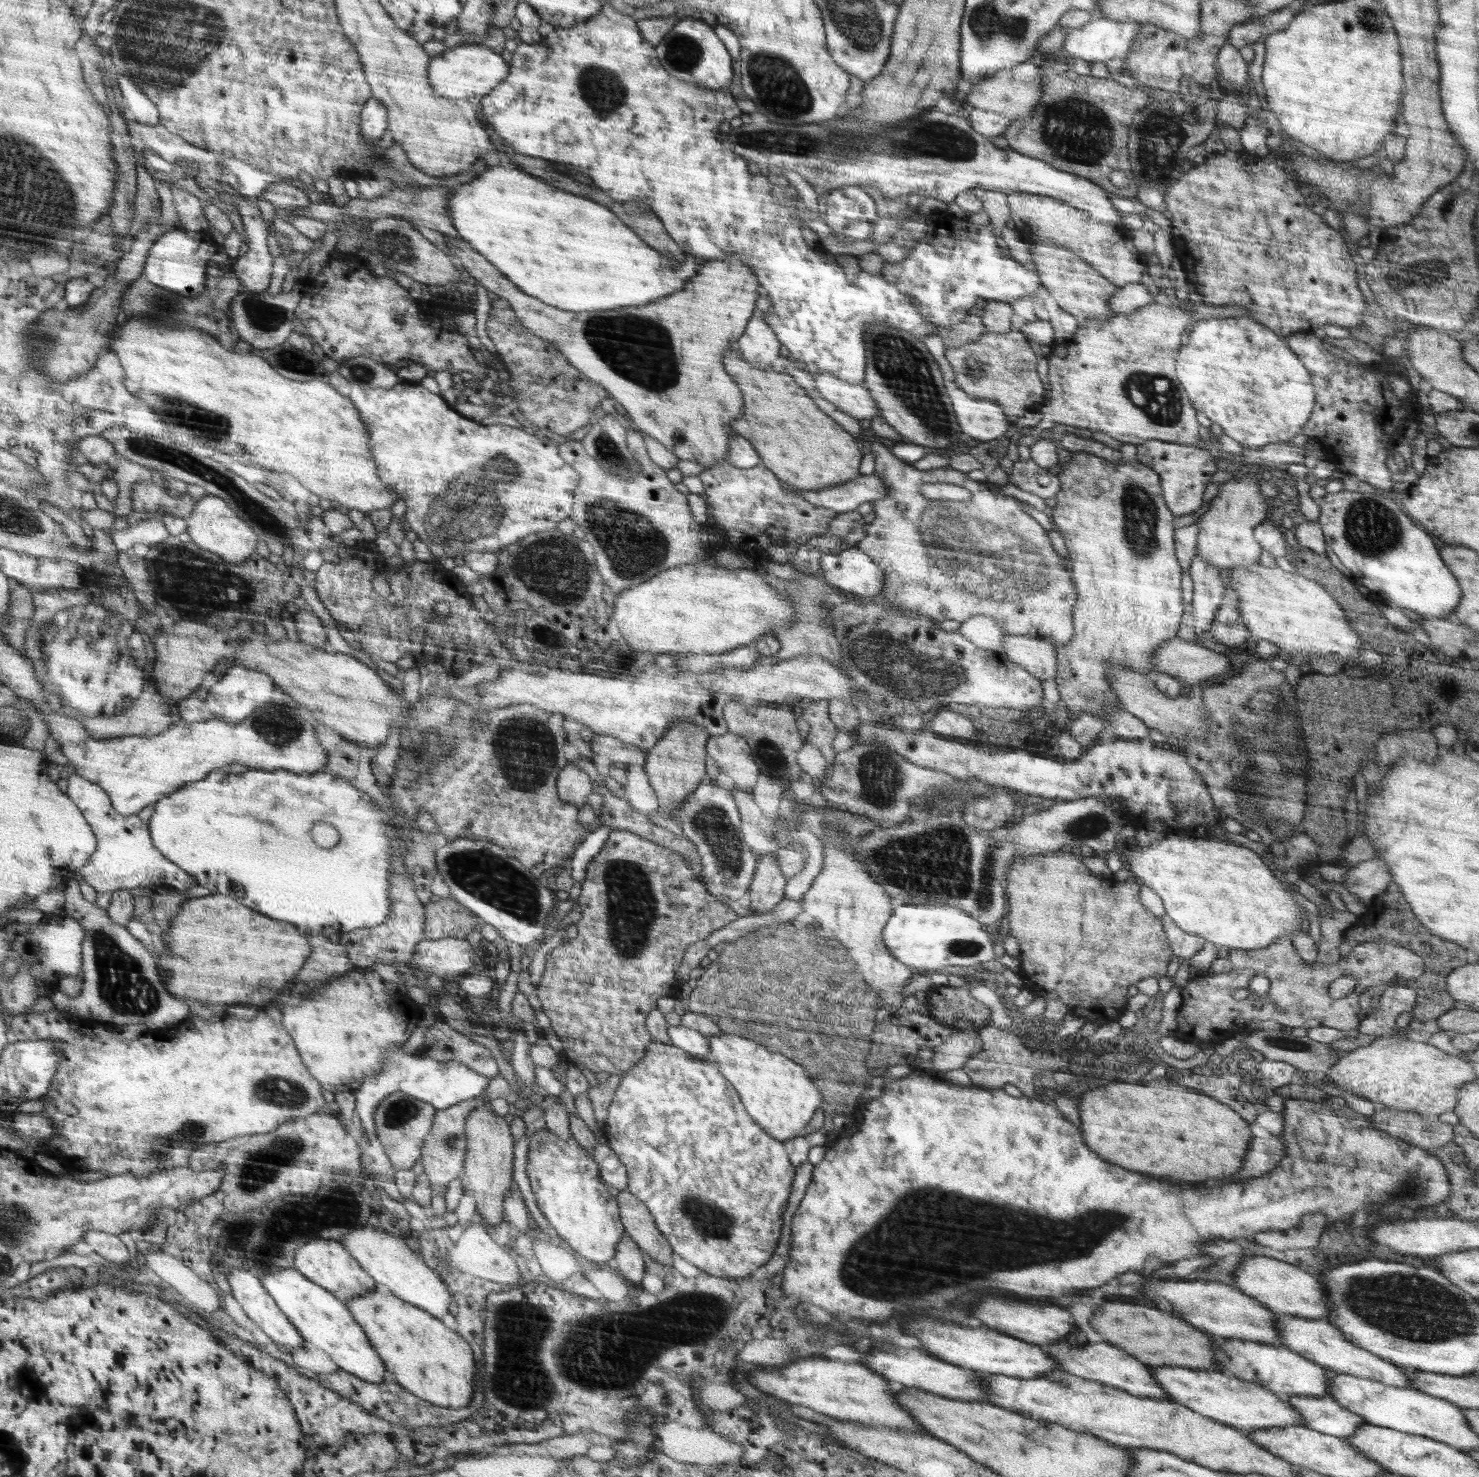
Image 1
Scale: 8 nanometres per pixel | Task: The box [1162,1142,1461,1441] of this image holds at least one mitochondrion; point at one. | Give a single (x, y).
(1415, 1186)

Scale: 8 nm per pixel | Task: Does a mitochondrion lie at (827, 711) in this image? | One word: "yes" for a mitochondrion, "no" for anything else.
no

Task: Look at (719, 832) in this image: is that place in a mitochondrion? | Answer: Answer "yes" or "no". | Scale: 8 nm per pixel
yes

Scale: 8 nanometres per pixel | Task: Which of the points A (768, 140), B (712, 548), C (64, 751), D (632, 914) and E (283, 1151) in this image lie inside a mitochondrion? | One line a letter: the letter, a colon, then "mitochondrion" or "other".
A: mitochondrion
B: other
C: other
D: mitochondrion
E: mitochondrion

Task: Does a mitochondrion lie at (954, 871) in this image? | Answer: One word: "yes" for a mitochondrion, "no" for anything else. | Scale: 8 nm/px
yes

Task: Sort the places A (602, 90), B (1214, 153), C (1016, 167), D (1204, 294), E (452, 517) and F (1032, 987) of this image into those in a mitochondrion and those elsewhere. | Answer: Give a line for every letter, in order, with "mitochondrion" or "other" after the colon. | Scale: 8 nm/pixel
A: mitochondrion
B: other
C: other
D: other
E: mitochondrion
F: other

